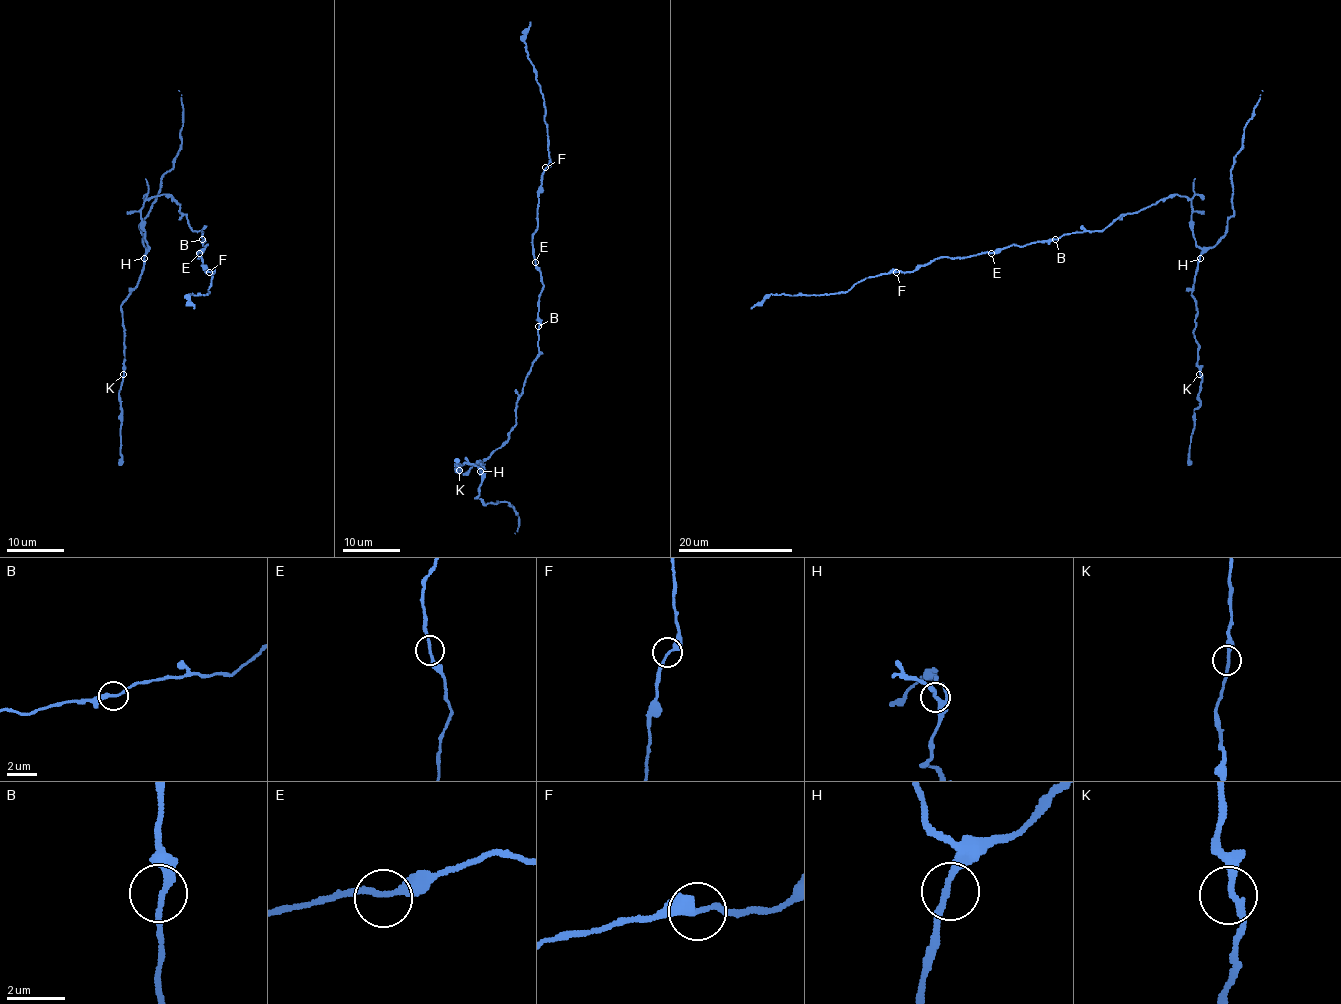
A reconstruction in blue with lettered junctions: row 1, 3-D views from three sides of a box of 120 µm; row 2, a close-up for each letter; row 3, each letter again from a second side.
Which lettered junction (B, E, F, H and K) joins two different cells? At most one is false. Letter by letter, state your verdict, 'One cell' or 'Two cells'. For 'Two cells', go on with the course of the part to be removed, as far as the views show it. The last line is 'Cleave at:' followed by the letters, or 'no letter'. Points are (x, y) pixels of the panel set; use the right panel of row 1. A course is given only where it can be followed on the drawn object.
B: One cell
E: One cell
F: One cell
H: One cell
K: One cell
Cleave at: no letter

